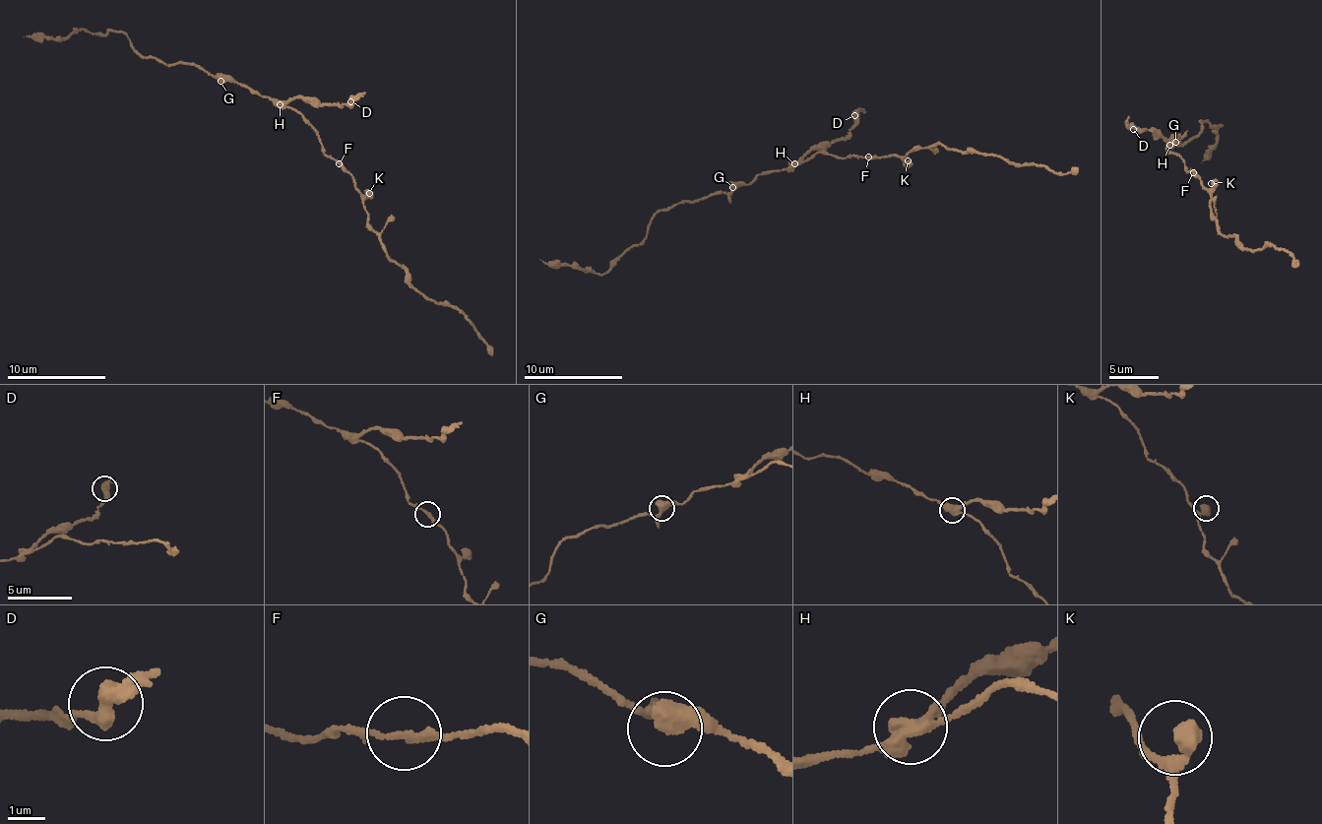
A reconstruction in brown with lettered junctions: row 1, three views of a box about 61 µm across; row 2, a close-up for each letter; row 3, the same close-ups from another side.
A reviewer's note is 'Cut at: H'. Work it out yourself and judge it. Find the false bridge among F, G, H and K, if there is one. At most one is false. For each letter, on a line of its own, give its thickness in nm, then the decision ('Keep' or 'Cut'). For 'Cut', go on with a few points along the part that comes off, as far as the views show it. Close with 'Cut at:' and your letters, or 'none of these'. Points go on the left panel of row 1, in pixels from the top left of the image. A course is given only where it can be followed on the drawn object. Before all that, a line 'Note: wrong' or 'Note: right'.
Note: right
F: Thickness 240 nm. Keep
G: Thickness 360 nm. Keep
H: Thickness 360 nm. Cut. Course of the part to remove: (280, 104), (298, 97), (339, 105), (364, 93)
K: Thickness 400 nm. Keep
Cut at: H

